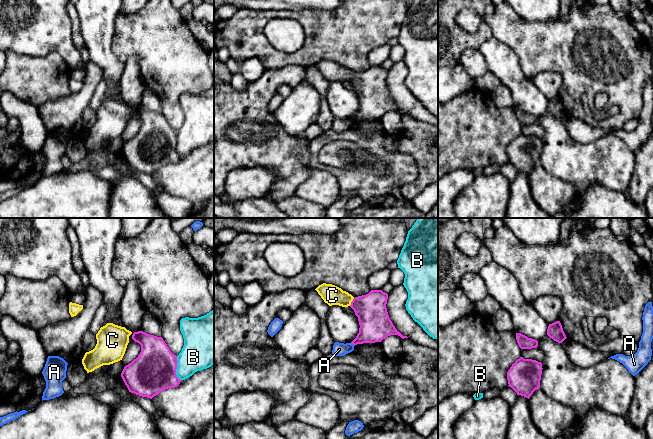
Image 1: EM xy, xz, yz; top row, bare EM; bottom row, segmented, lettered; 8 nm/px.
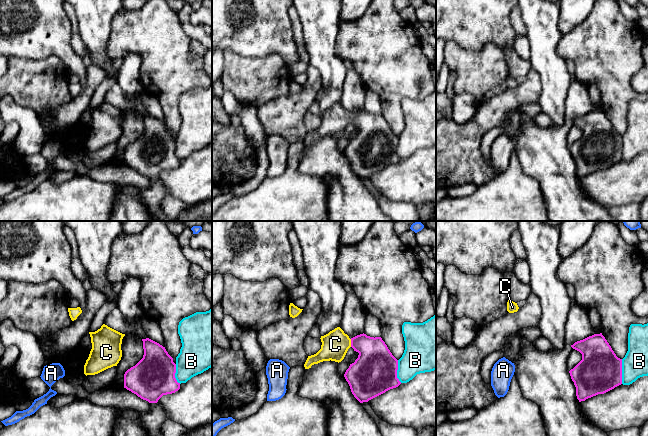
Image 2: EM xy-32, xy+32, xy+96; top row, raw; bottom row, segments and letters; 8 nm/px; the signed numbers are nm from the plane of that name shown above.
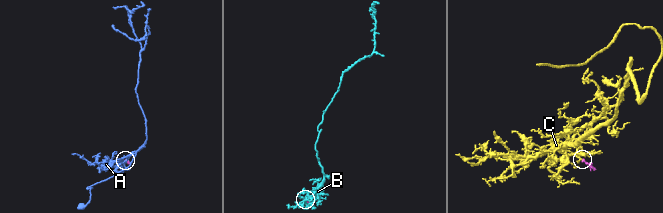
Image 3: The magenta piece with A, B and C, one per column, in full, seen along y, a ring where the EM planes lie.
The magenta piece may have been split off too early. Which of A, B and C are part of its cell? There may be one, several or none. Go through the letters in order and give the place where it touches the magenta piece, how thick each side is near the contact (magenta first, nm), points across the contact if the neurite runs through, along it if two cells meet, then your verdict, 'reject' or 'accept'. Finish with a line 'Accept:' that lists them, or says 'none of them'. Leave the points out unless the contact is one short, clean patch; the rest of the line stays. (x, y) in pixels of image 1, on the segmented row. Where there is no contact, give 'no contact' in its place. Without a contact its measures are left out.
A: meets magenta in xz at (352, 343); 260 nm thick on the magenta side, 110 nm on the other; reject
B: meets magenta in xy at (176, 368); 360 nm thick on the magenta side, 300 nm on the other; reject
C: meets magenta in xz at (351, 302); 240 nm thick on the magenta side, 160 nm on the other; runs through xz (374, 321), (356, 303), (351, 302), (332, 295); accept
Accept: C

